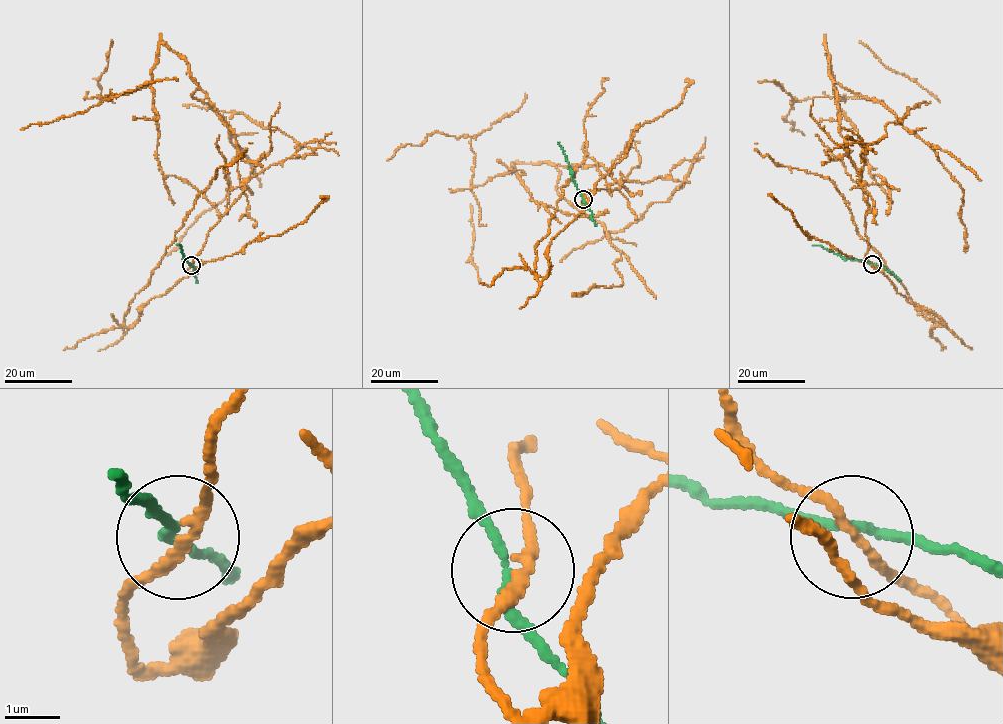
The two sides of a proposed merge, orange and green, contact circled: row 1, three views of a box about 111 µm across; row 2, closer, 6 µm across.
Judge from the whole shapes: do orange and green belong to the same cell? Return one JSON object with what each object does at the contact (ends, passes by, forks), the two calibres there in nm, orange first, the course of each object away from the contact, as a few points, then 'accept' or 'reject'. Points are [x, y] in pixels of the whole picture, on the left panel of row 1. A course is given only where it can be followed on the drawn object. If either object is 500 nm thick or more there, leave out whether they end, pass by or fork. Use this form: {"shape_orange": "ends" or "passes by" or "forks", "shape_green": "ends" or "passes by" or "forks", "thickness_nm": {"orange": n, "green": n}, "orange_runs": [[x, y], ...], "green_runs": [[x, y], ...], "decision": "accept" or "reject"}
{"shape_orange": "passes by", "shape_green": "passes by", "thickness_nm": {"orange": 180, "green": 140}, "orange_runs": [[191, 265], [243, 187], [234, 132], [184, 58], [160, 41], [151, 82], [21, 129]], "green_runs": [[191, 265], [183, 259], [181, 246], [177, 244]], "decision": "reject"}

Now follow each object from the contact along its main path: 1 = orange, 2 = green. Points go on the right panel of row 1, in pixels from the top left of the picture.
1: (872, 264), (864, 254), (867, 195), (839, 133), (826, 42), (843, 98), (792, 102), (783, 117), (805, 135)
2: (872, 264), (842, 258), (813, 245)

